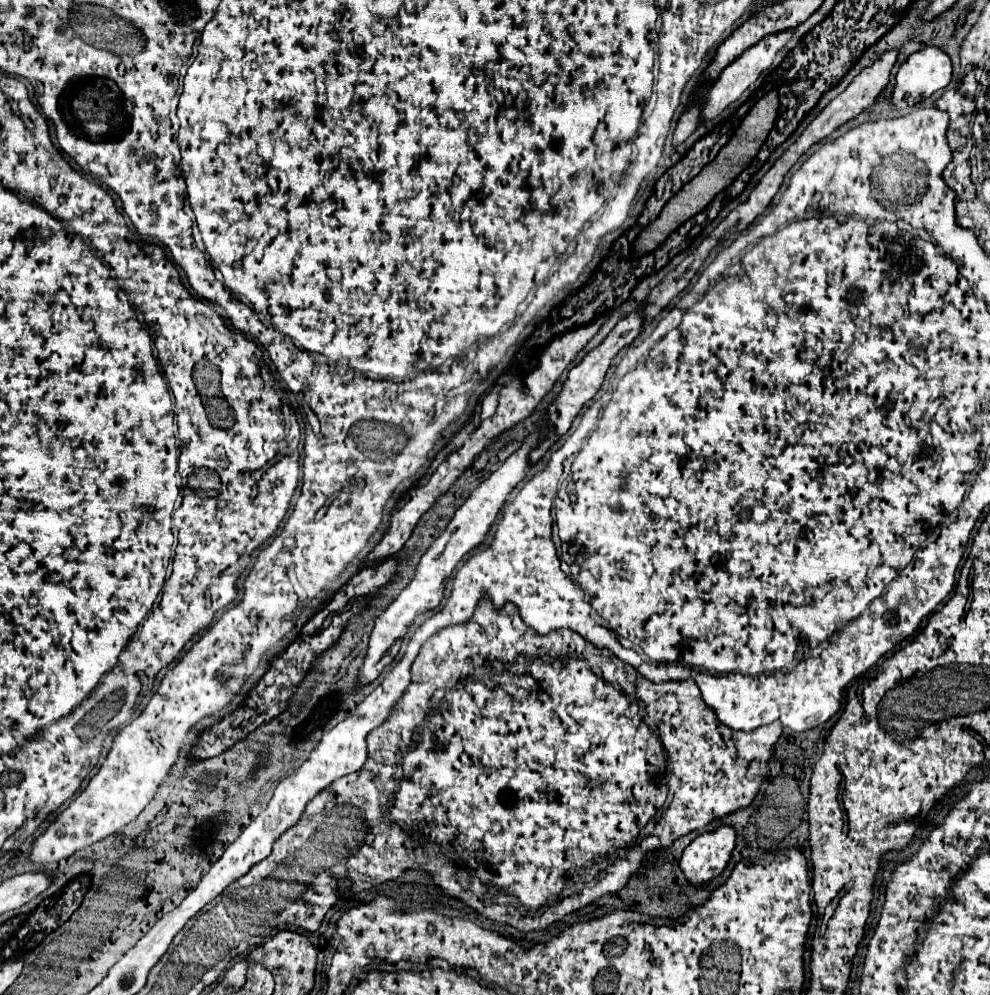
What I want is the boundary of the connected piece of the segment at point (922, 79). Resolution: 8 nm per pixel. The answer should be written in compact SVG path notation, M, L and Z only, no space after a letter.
M927 46L911 54L897 72L893 106L897 110L907 108L923 98L929 98L933 92L943 90L951 82L951 72L951 58L941 48Z

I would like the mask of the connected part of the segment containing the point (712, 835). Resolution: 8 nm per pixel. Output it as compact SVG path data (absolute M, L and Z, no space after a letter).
M721 824L713 832L699 834L683 850L679 862L687 880L695 886L701 886L709 882L713 876L721 874L735 848L735 836L735 828L729 824Z

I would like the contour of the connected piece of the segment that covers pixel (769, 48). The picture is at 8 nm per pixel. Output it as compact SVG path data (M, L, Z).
M781 30L781 32L775 32L775 34L767 34L763 40L759 40L755 46L747 48L739 58L735 58L735 60L721 72L717 84L713 86L713 92L709 92L709 104L705 104L705 122L711 120L711 118L715 118L715 116L719 116L731 102L735 102L735 100L759 78L761 72L765 72L765 70L773 64L777 52L791 40L793 32L795 32L795 30Z

